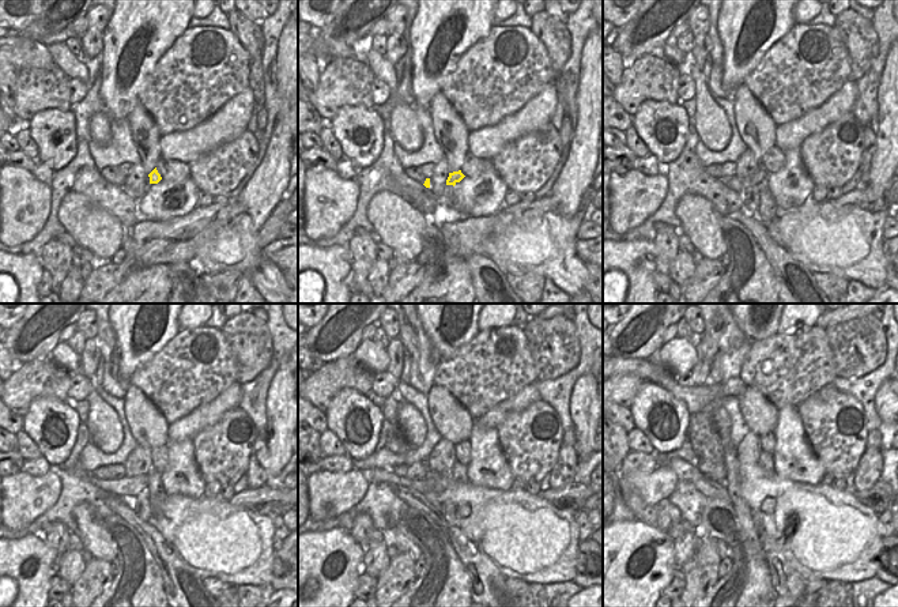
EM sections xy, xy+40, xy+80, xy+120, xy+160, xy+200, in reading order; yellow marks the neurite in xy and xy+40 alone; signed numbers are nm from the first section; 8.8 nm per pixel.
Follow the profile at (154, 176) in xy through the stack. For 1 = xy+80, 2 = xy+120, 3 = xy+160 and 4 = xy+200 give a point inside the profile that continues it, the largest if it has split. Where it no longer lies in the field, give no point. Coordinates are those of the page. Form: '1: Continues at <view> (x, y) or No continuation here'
1: Continues at xy+80 (738, 184)
2: Continues at xy+120 (127, 486)
3: Continues at xy+160 (431, 483)
4: Continues at xy+200 (685, 471)

